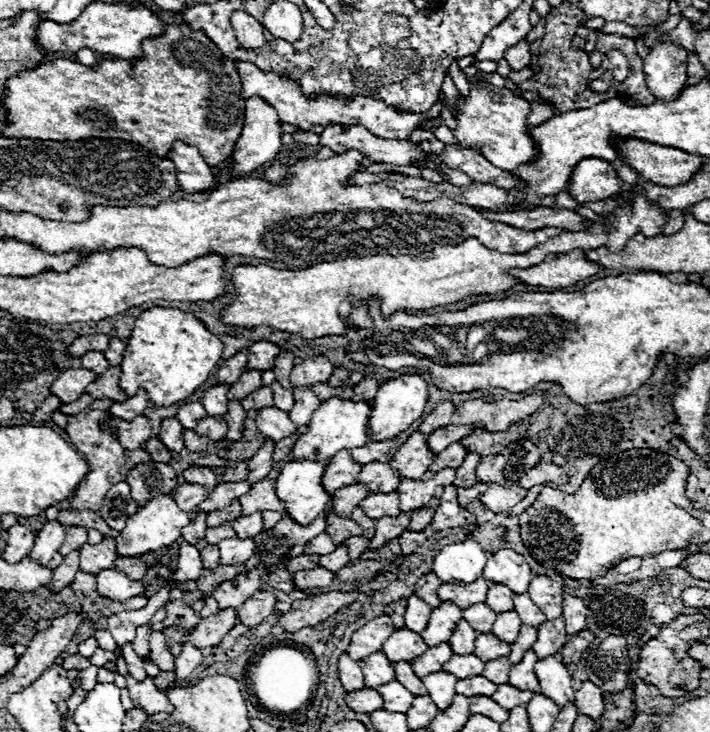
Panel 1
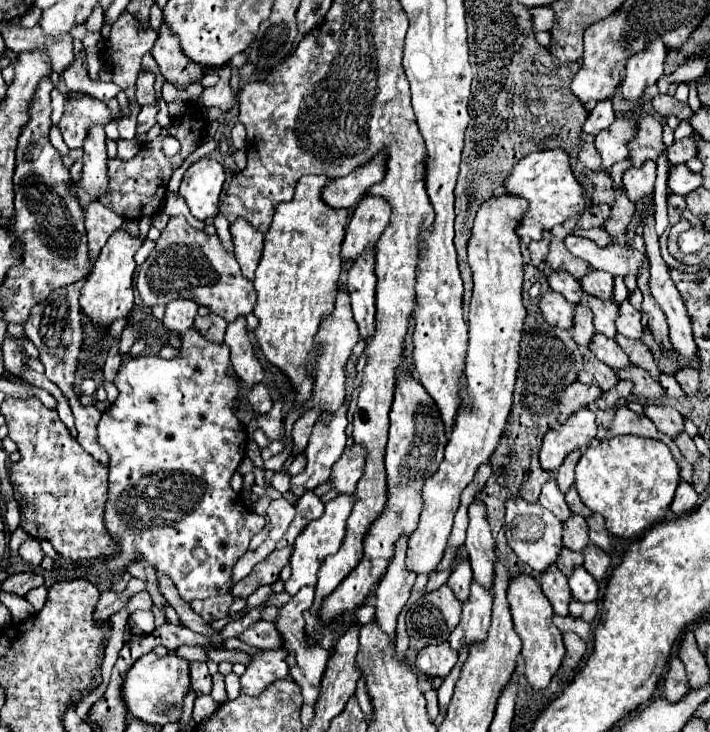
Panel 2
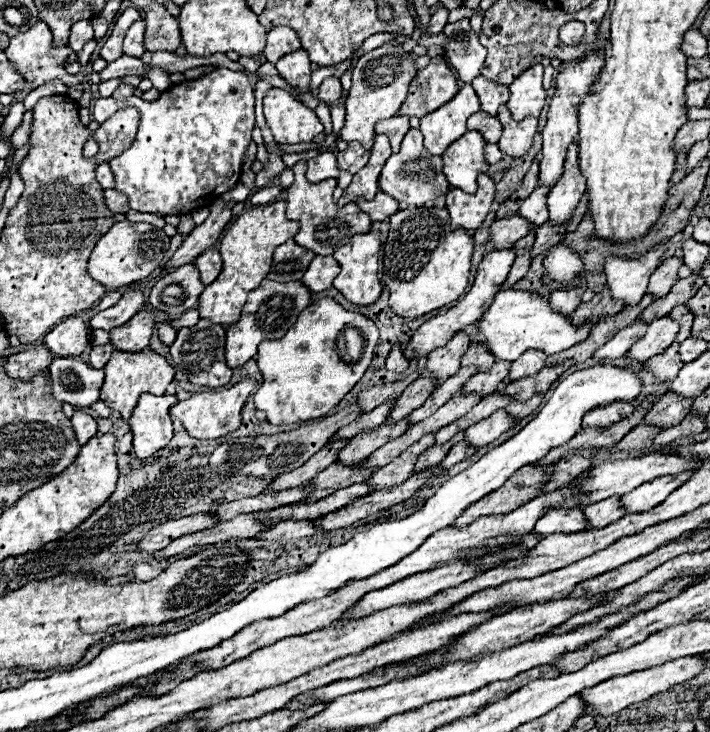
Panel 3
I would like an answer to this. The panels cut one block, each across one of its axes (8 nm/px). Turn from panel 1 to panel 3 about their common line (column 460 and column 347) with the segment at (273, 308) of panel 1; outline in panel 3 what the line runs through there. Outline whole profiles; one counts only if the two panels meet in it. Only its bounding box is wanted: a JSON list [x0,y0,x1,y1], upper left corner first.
[332,228,382,304]

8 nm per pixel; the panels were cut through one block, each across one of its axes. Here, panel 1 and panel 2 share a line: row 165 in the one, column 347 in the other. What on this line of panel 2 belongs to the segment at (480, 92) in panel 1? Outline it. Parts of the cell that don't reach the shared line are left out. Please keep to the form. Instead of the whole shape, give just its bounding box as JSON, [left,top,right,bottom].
[284,494,354,594]

